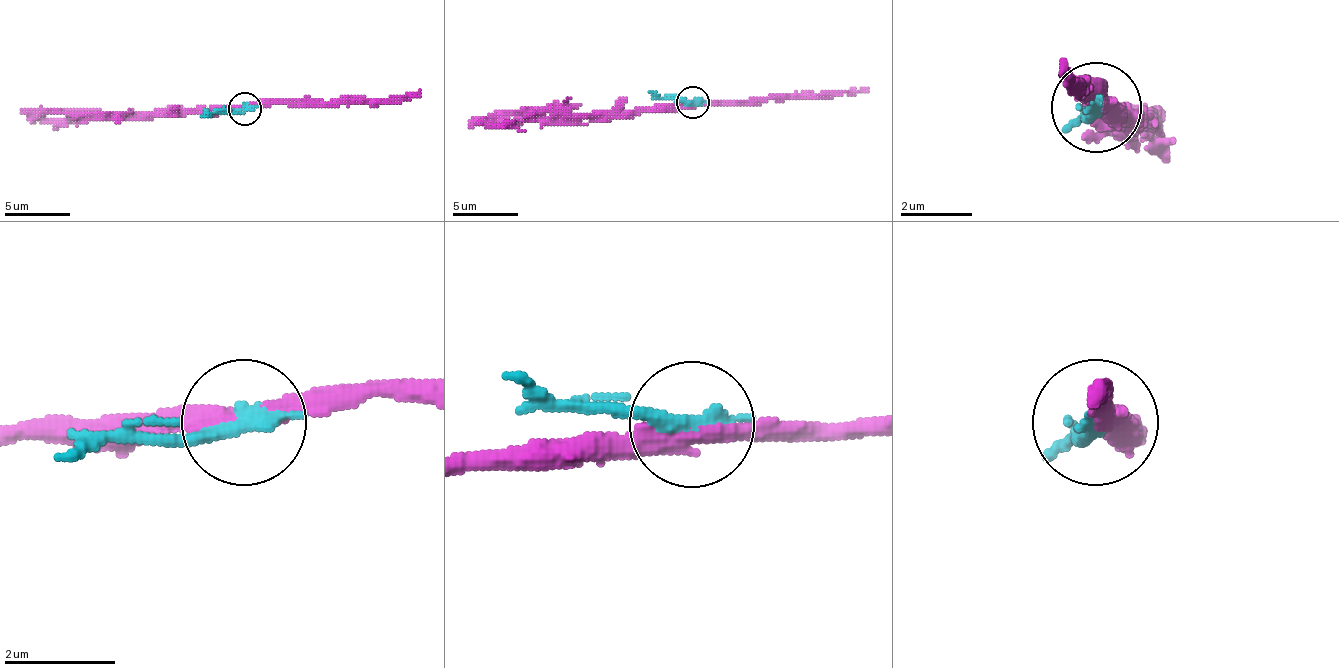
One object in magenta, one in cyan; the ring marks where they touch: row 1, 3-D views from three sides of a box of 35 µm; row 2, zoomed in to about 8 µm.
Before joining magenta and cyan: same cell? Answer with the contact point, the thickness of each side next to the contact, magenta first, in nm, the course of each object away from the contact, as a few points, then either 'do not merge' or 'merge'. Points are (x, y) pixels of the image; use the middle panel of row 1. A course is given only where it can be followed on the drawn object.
at (692, 102); 360 nm thick on the magenta side, 360 nm on the other; magenta runs (691, 101), (577, 118), (476, 121), (469, 127); cyan runs (691, 101), (655, 98), (649, 92); do not merge

